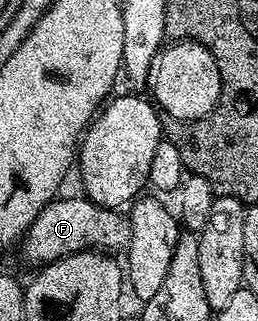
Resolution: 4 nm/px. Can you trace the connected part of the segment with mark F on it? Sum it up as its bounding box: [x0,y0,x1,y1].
[23,196,130,264]

